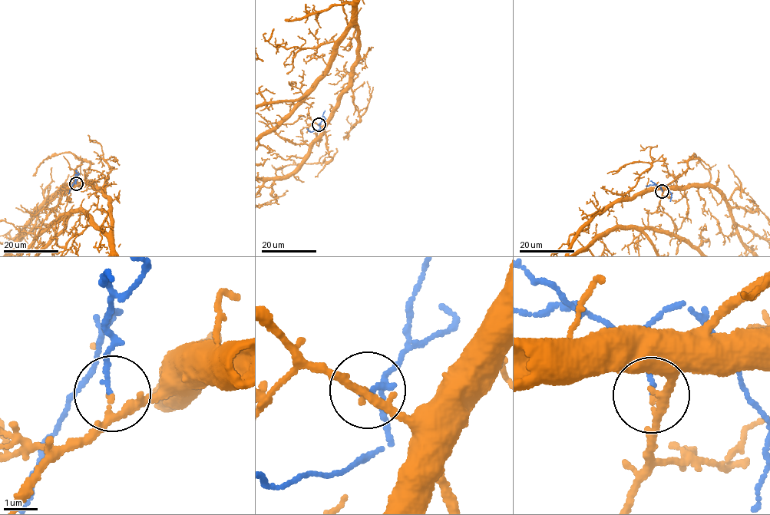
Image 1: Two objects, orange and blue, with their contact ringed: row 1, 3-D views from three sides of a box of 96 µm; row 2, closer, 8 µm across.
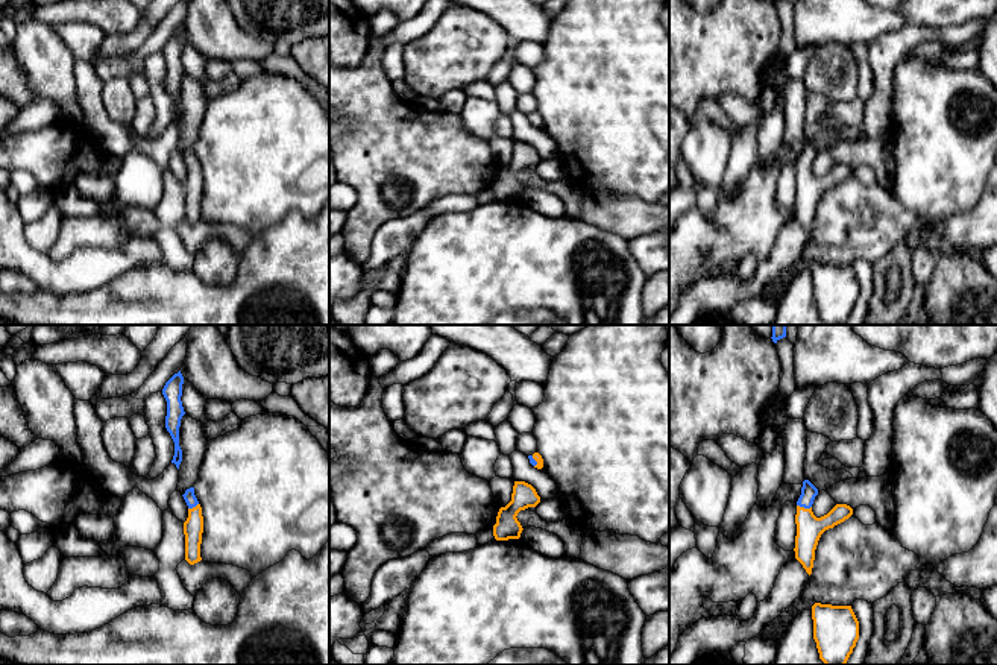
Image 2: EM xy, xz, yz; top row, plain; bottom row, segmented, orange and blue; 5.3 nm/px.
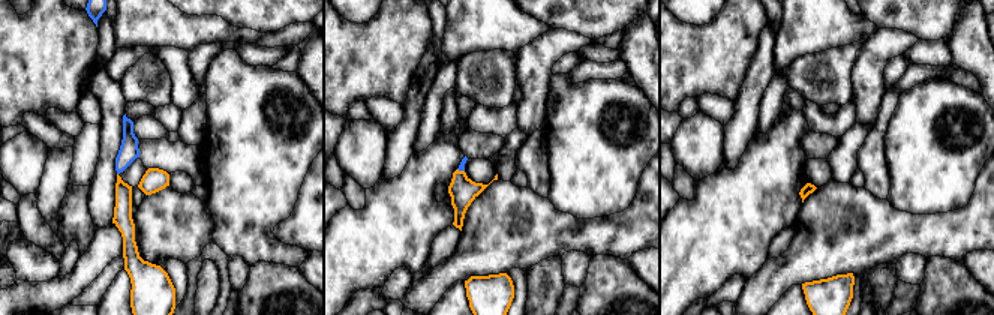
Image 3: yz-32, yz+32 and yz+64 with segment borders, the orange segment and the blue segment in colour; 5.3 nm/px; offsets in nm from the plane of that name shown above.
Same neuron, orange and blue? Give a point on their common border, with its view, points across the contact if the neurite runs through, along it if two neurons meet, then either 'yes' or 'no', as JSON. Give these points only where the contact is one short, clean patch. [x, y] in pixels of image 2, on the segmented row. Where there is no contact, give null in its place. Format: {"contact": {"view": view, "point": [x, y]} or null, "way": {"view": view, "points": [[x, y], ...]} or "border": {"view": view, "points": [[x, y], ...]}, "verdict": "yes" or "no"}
{"contact": {"view": "yz", "point": [803, 507]}, "way": {"view": "yz", "points": [[809, 529], [803, 507], [808, 491]]}, "verdict": "yes"}

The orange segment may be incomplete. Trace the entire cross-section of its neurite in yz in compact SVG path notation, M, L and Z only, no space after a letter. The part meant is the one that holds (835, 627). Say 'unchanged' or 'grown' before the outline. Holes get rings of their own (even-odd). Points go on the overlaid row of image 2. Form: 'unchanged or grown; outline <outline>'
unchanged; outline M815 603L813 639L826 665L845 665L859 639L859 621L851 606Z

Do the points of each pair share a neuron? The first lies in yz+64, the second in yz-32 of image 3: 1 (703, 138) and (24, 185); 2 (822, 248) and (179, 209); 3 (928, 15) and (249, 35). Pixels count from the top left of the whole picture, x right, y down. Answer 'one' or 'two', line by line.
1: one
2: one
3: two

